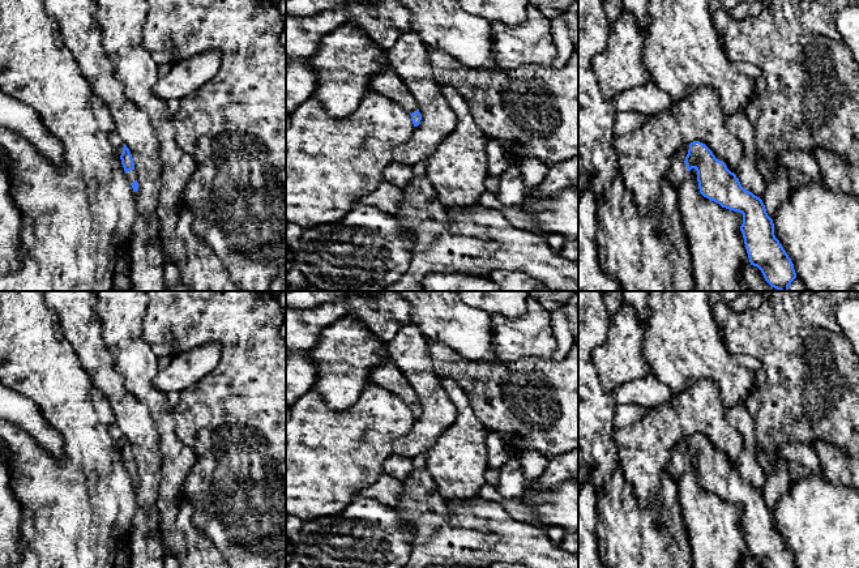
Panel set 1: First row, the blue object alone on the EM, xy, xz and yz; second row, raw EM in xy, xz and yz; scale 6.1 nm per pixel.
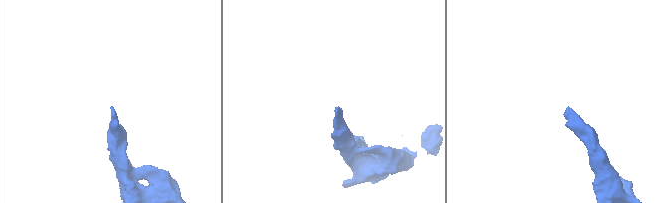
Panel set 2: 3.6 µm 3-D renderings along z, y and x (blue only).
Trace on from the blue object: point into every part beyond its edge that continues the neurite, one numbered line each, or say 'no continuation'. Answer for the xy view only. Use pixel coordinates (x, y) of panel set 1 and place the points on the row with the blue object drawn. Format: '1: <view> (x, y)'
1: xy (115, 140)

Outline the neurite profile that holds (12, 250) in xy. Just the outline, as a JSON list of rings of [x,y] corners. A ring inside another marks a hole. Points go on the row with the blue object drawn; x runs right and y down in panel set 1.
[[[0,159],[0,273],[14,272],[22,262],[21,213],[9,192],[9,178]]]

